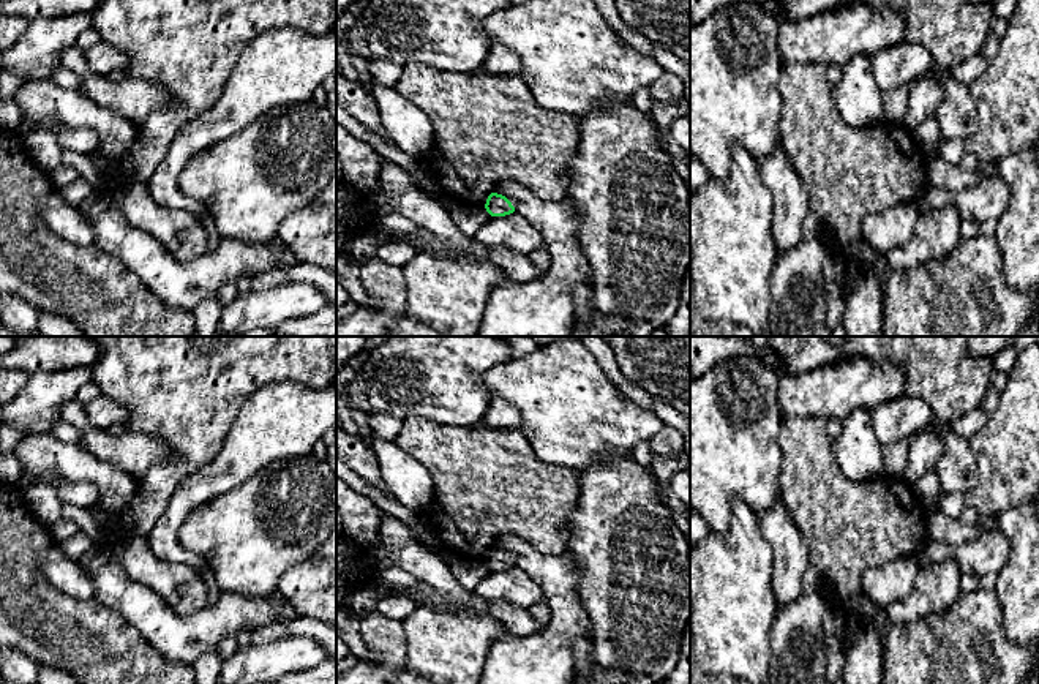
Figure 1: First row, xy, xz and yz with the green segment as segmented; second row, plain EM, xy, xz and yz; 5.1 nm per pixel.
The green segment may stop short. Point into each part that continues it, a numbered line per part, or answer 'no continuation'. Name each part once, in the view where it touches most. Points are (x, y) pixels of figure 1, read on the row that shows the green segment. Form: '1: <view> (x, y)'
no continuation

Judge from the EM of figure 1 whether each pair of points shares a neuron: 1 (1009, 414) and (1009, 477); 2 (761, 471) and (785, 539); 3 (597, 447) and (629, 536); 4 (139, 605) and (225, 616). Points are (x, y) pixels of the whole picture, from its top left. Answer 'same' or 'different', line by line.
1: same
2: different
3: different
4: same

